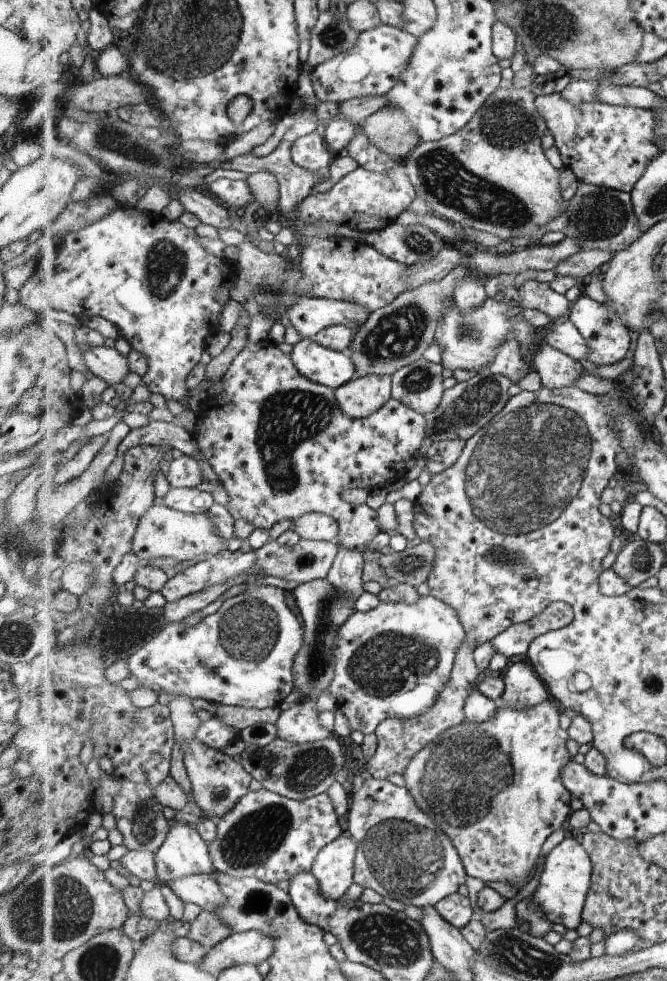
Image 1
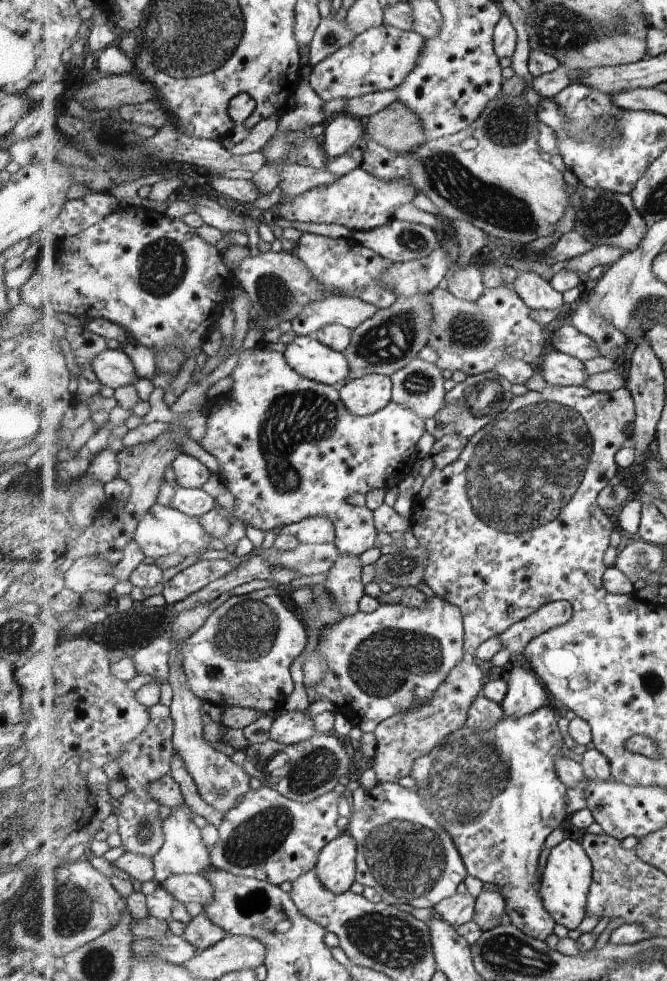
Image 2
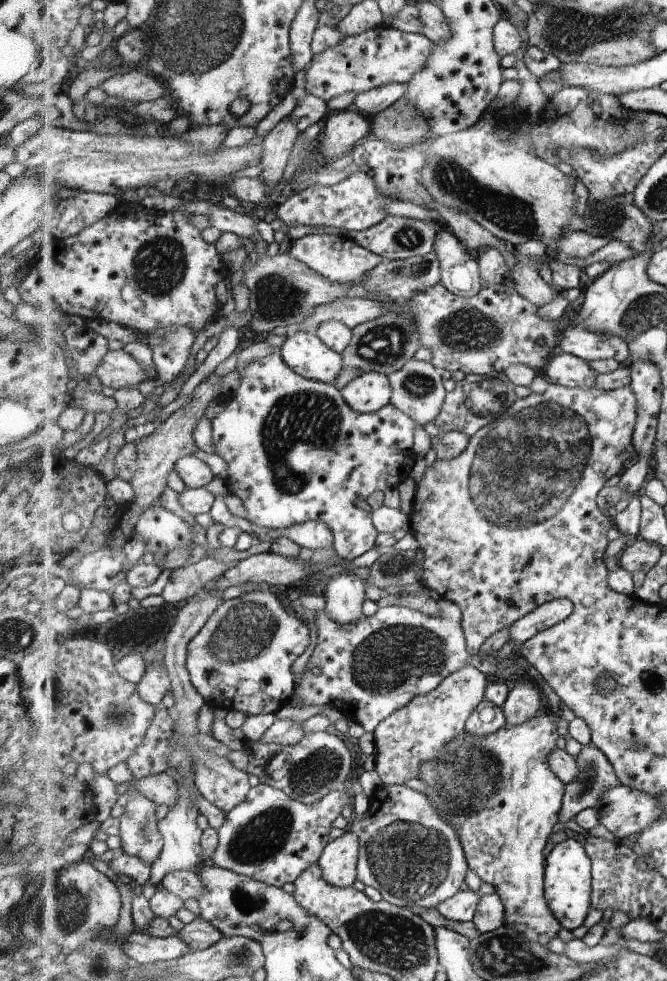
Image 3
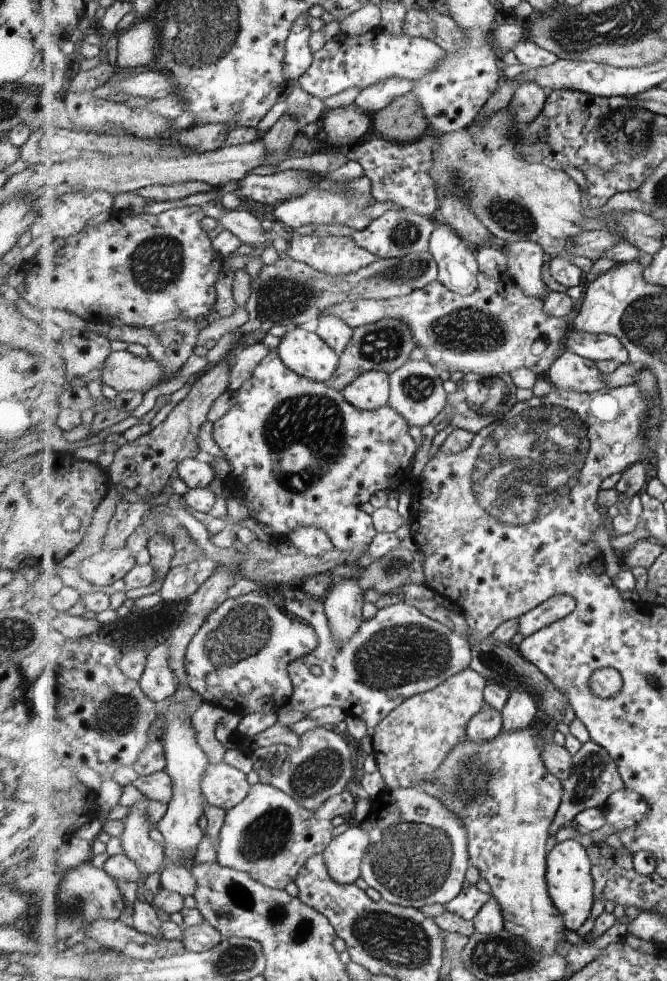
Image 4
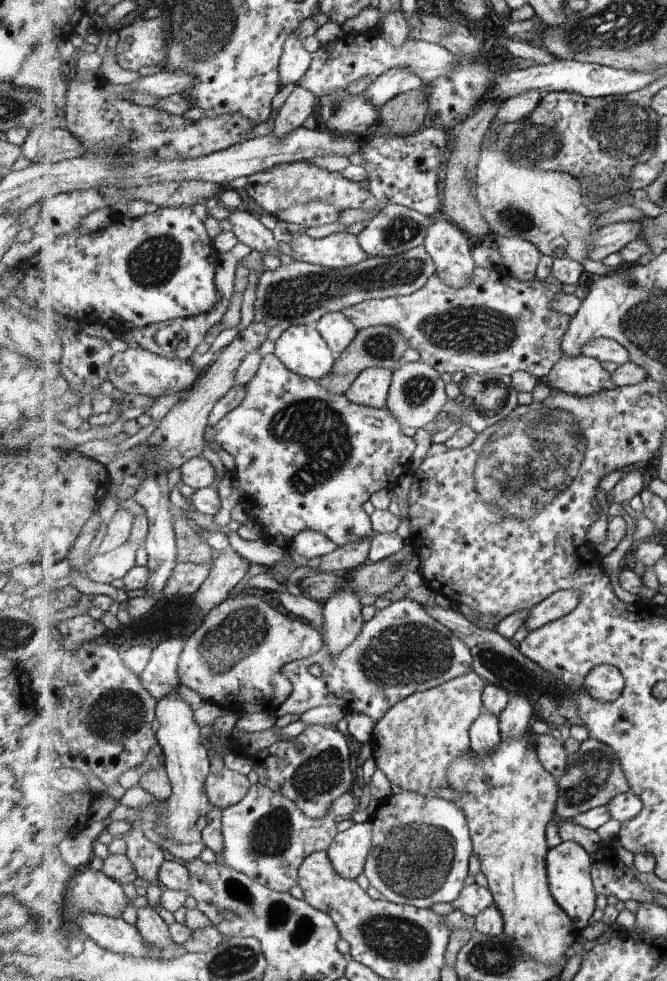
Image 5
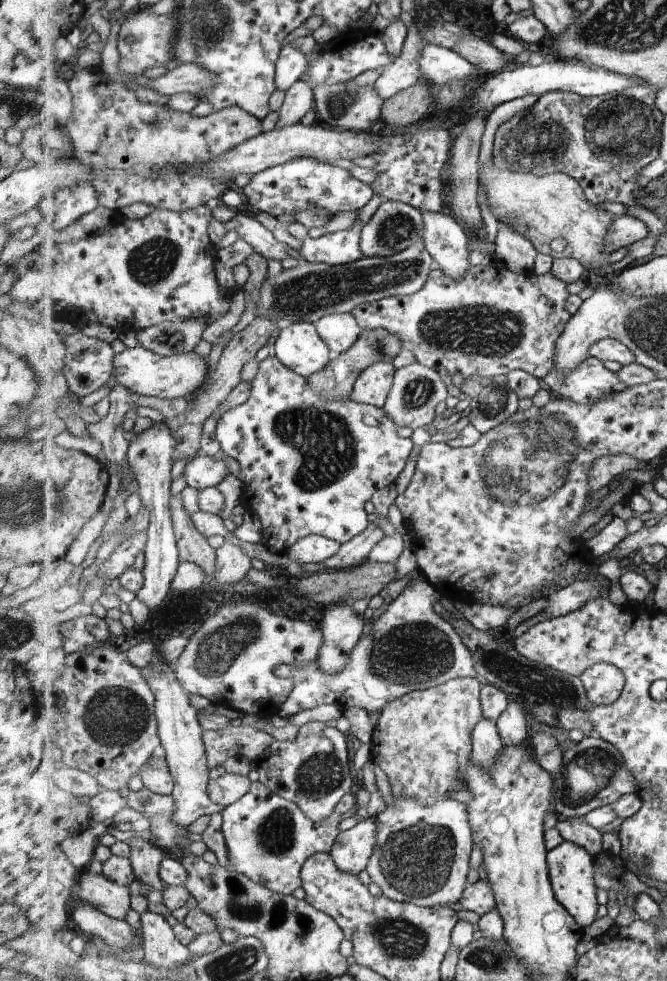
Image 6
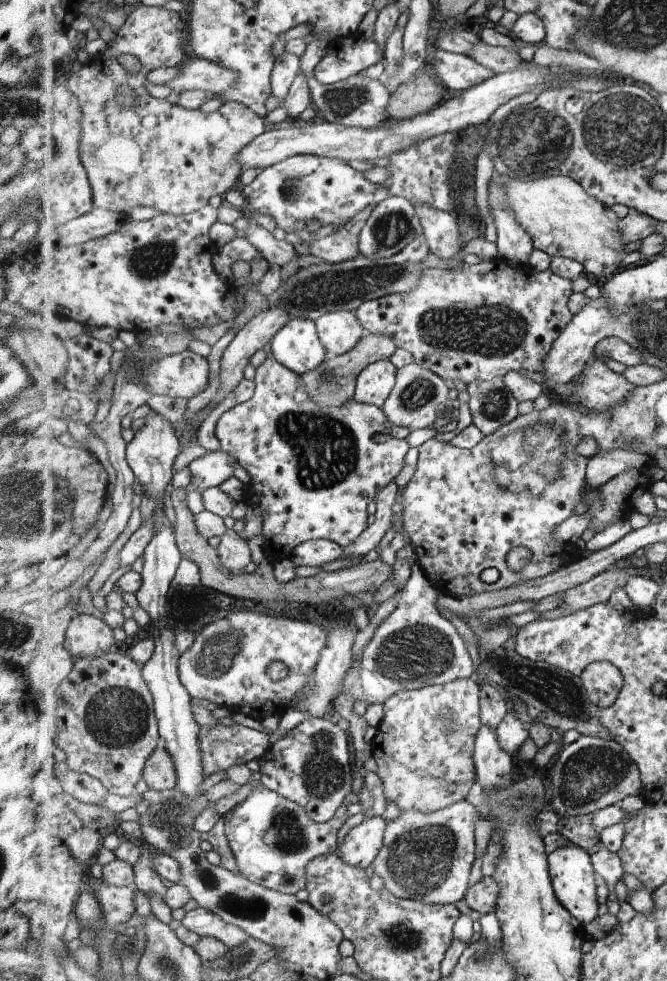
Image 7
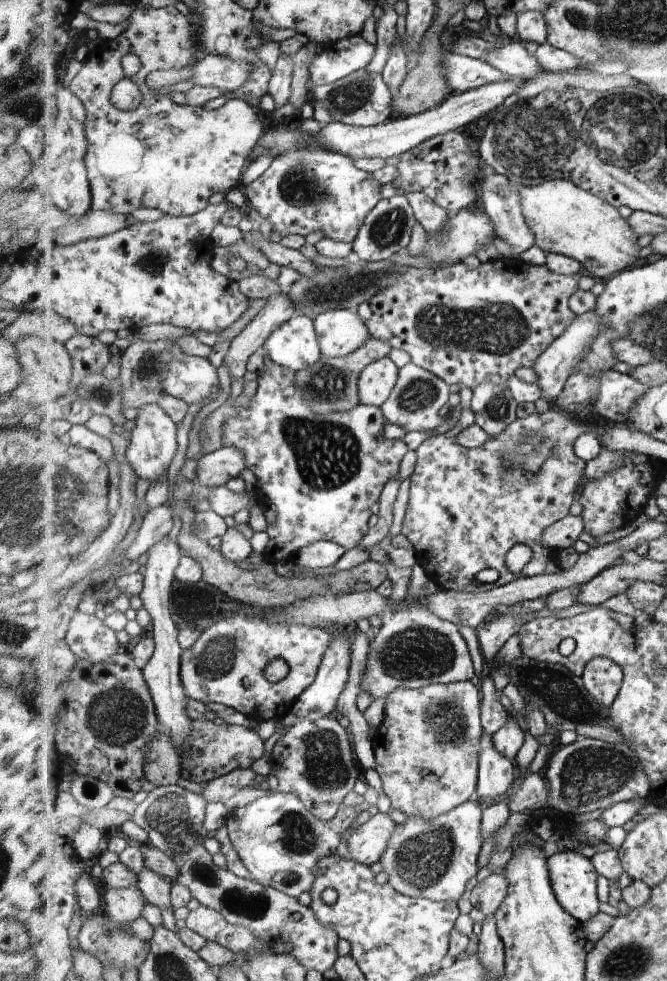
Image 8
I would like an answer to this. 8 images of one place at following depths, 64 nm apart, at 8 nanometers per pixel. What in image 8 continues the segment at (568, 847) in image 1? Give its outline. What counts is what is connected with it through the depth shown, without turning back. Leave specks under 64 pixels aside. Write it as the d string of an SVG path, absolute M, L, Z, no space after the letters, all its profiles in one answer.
M579 849L558 852L548 858L550 877L555 894L559 902L569 914L574 915L582 923L590 921L601 910L601 898L599 896L598 873L592 859L586 858Z

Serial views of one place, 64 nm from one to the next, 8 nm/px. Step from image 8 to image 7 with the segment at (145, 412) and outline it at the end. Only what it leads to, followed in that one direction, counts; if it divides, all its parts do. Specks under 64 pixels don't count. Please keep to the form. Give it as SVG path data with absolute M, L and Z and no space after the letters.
M151 410L149 415L144 417L144 425L135 433L125 448L127 461L134 472L135 478L144 485L143 495L154 496L158 502L154 512L155 536L149 546L145 548L145 554L142 556L143 564L140 573L144 583L141 590L135 594L139 606L149 612L154 624L165 622L163 600L174 583L179 565L183 559L182 552L177 546L177 542L175 542L175 532L171 528L171 522L169 522L169 518L165 517L161 508L161 499L165 490L167 490L167 484L171 482L171 478L173 479L175 475L173 471L175 458L179 456L179 452L182 450L182 442L174 424L166 416Z

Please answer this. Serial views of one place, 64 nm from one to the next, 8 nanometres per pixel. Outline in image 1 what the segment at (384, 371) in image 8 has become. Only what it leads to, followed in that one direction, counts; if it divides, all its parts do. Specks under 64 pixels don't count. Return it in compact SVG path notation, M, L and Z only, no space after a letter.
M367 375L351 379L336 390L338 404L351 418L365 418L393 398L392 375Z

